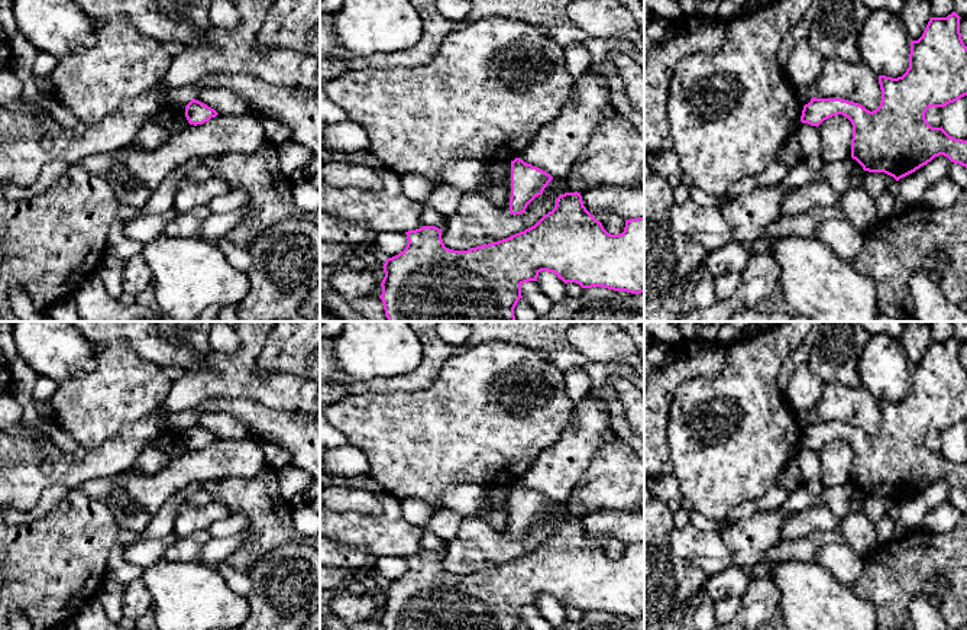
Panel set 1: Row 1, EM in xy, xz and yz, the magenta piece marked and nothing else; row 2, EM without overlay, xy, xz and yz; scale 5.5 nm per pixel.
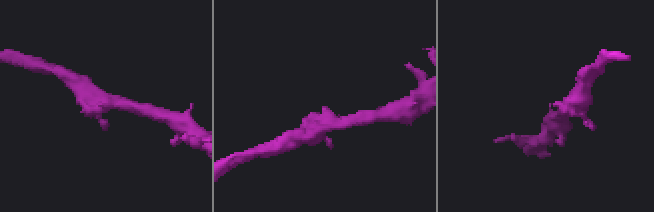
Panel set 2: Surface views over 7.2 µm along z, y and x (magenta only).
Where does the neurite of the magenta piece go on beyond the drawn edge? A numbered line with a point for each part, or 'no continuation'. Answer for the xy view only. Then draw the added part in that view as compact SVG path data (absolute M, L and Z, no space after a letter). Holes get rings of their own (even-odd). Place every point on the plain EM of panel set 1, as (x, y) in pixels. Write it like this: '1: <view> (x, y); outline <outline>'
no continuation

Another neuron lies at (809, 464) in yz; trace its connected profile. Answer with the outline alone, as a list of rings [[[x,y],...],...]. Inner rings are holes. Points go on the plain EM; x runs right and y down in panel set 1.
[[[801,448],[798,465],[805,484],[821,479],[821,459],[816,450]]]

